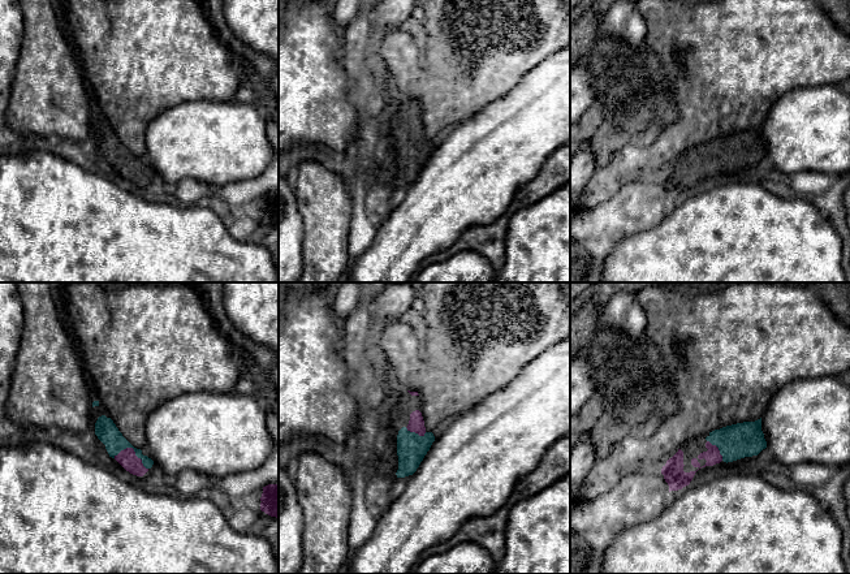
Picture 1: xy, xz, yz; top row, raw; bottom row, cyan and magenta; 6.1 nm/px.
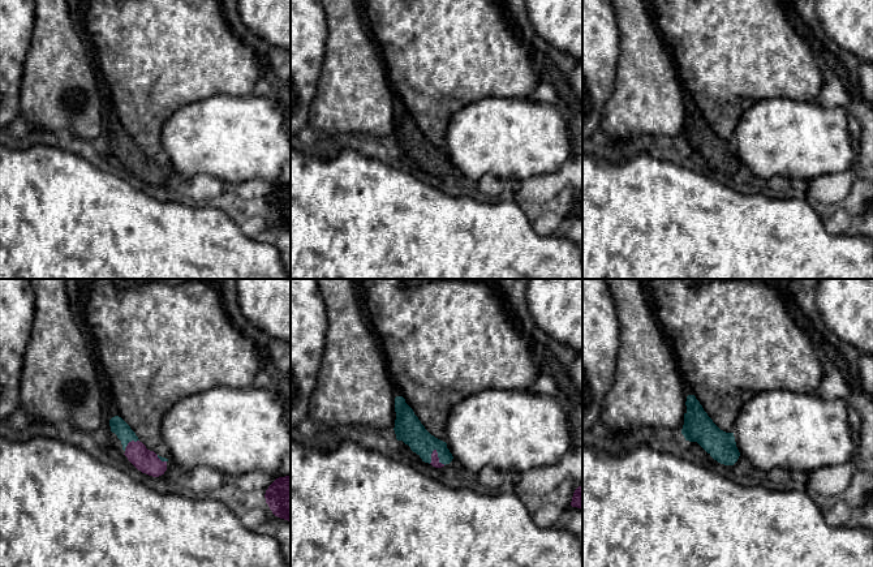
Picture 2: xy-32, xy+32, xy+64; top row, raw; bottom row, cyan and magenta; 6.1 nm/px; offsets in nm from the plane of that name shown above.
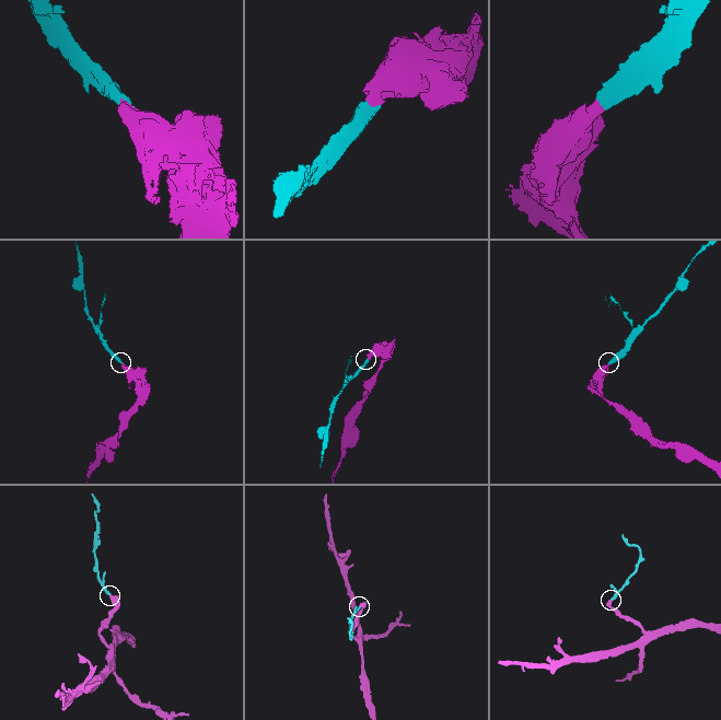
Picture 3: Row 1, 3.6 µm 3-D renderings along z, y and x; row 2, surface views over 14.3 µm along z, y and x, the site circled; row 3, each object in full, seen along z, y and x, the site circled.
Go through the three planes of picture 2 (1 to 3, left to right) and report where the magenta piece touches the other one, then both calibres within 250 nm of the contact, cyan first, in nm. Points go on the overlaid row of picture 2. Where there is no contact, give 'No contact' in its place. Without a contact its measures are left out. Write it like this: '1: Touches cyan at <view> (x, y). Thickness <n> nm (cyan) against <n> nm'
1: Touches cyan at xy-32 (132, 439). Thickness 100 nm (cyan) against 140 nm
2: Touches cyan at xy+32 (438, 456). Thickness 160 nm (cyan) against 50 nm
3: No contact

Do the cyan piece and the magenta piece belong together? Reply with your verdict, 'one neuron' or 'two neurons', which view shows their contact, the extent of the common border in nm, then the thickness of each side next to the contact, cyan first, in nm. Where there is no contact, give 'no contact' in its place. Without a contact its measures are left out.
two neurons; meets cyan in xy; contact 240 nm long; 140 nm thick on the cyan side, 110 nm on the other

